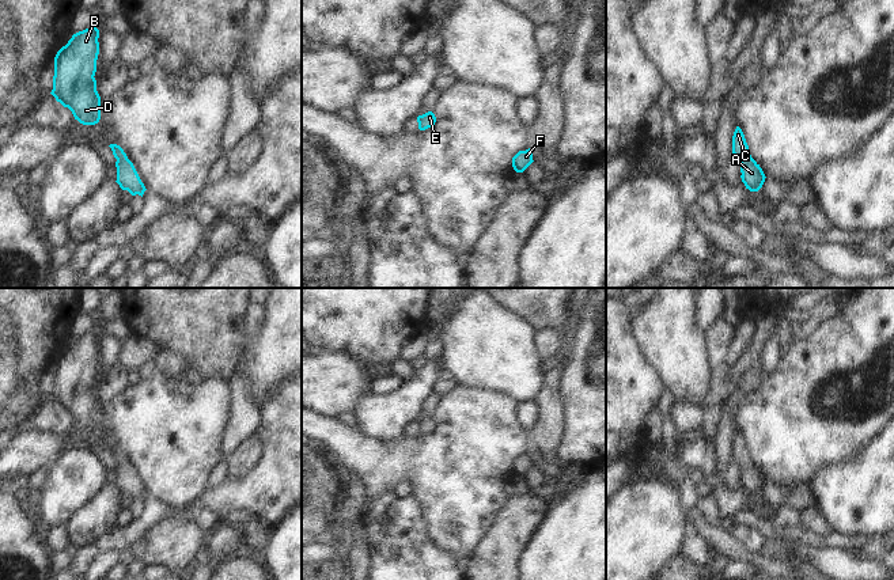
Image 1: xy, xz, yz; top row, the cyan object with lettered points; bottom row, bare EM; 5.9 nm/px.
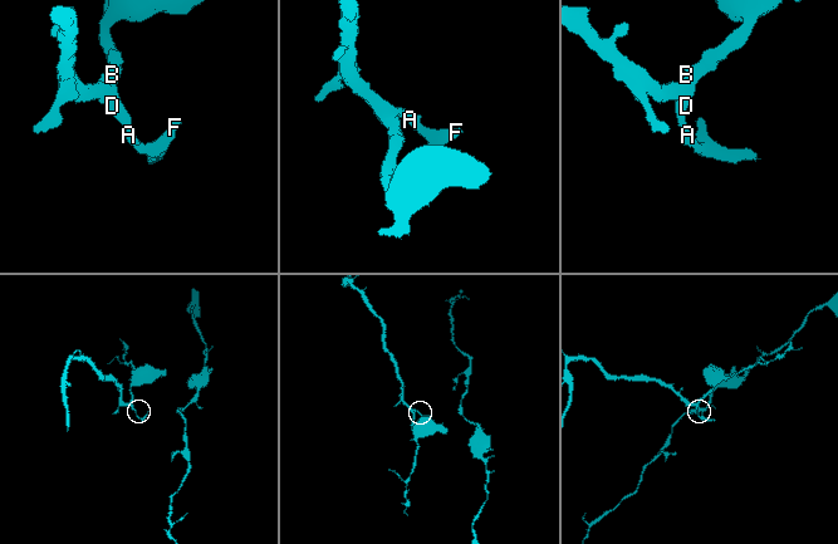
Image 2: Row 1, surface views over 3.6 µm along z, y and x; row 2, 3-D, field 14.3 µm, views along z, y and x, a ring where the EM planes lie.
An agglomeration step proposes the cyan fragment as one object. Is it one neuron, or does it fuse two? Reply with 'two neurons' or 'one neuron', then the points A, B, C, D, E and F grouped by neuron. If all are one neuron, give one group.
one neuron; A B C D E F

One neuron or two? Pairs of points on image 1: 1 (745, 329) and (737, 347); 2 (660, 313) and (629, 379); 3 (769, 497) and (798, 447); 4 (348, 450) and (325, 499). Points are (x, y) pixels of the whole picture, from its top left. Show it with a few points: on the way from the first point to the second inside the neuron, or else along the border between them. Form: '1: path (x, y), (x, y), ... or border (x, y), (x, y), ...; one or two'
1: path (743, 333), (739, 342); one
2: border (631, 323), (643, 357), (660, 379); two
3: border (766, 480), (783, 486), (795, 486); two
4: border (315, 444), (334, 465); two

